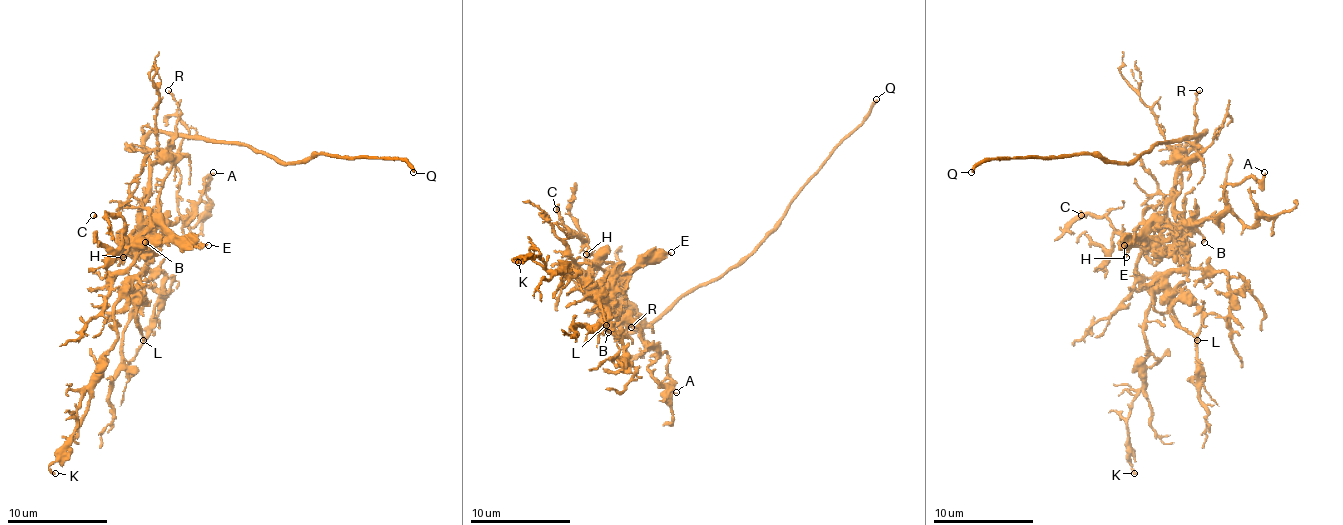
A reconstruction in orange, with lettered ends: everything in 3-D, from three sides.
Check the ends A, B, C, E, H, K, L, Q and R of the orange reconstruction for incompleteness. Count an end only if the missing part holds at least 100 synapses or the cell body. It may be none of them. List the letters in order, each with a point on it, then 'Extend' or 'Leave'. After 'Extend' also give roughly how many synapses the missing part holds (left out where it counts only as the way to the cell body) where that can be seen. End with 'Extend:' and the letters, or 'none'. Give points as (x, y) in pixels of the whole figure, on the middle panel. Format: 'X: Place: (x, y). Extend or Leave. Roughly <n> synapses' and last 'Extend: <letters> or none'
A: Place: (676, 392). Leave
B: Place: (608, 332). Leave
C: Place: (556, 209). Leave
E: Place: (671, 252). Leave
H: Place: (586, 254). Leave
K: Place: (518, 262). Leave
L: Place: (606, 325). Leave
Q: Place: (876, 99). Extend
R: Place: (631, 327). Leave
Extend: Q

